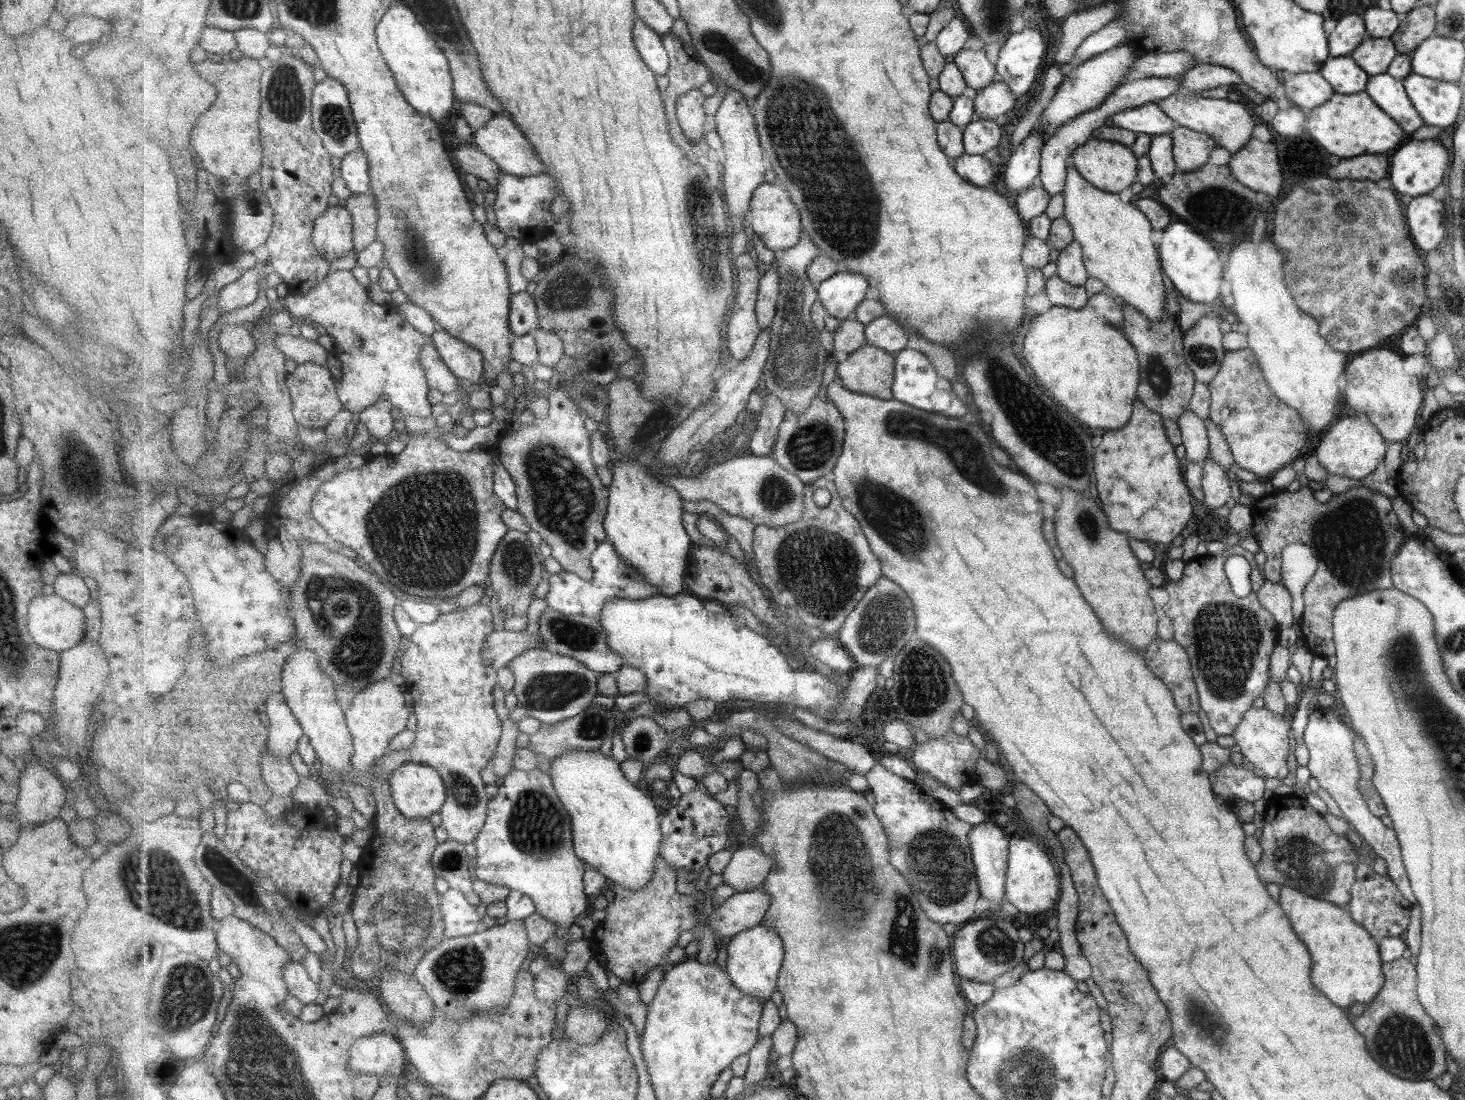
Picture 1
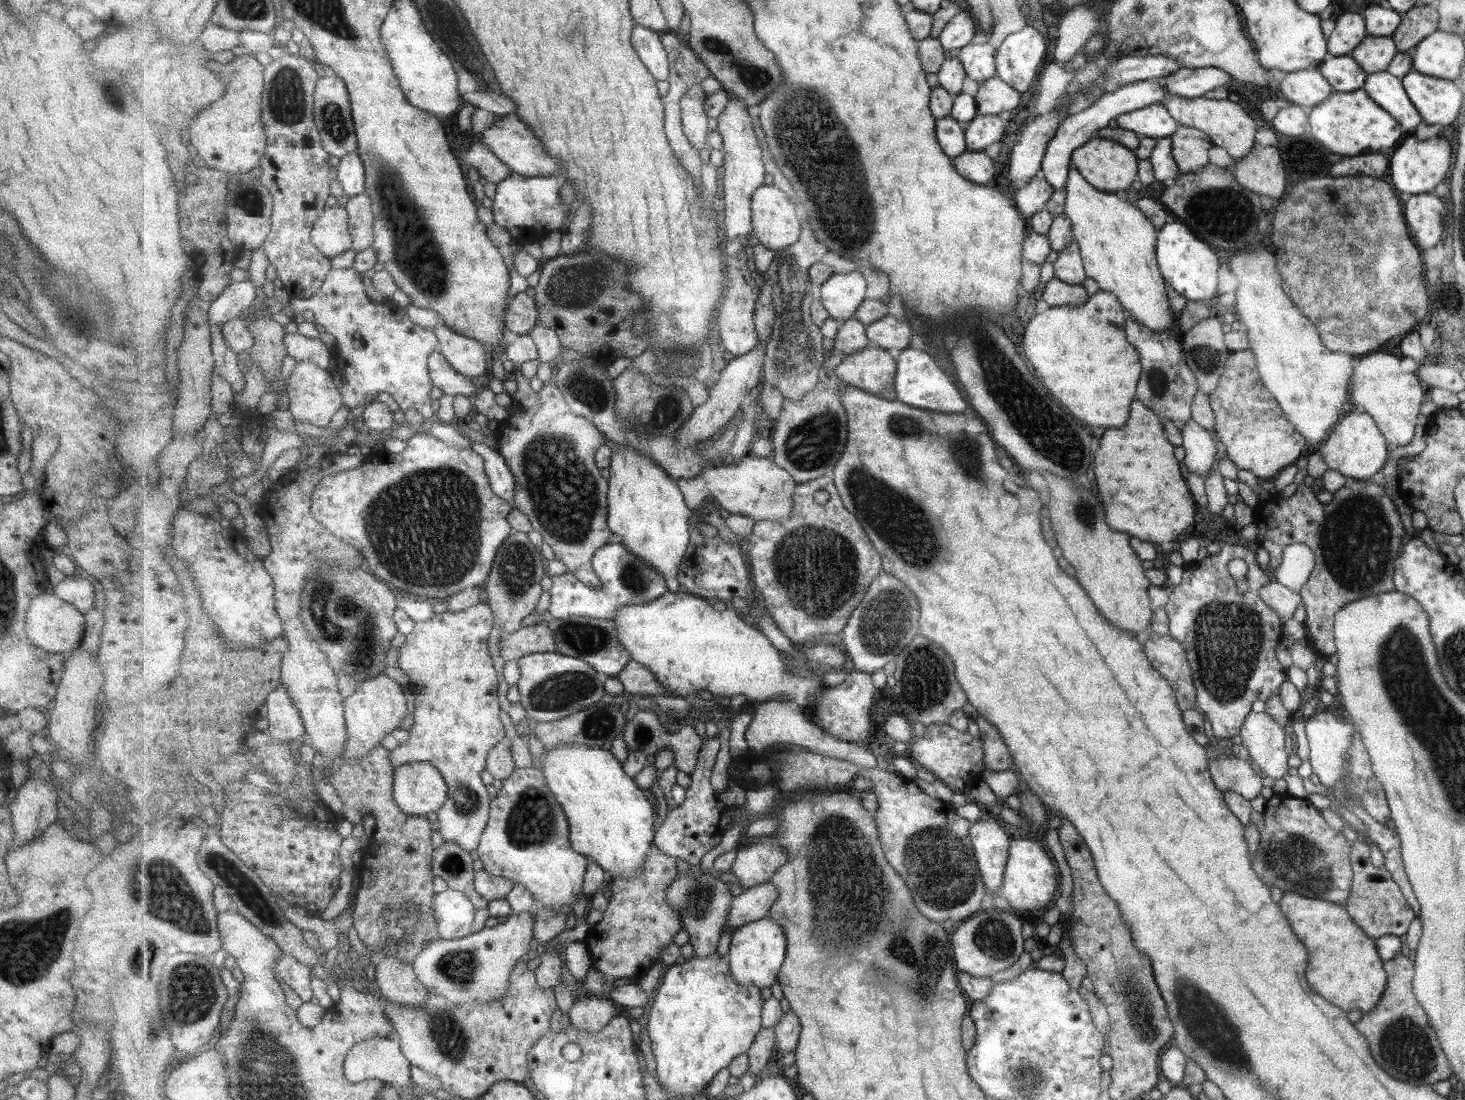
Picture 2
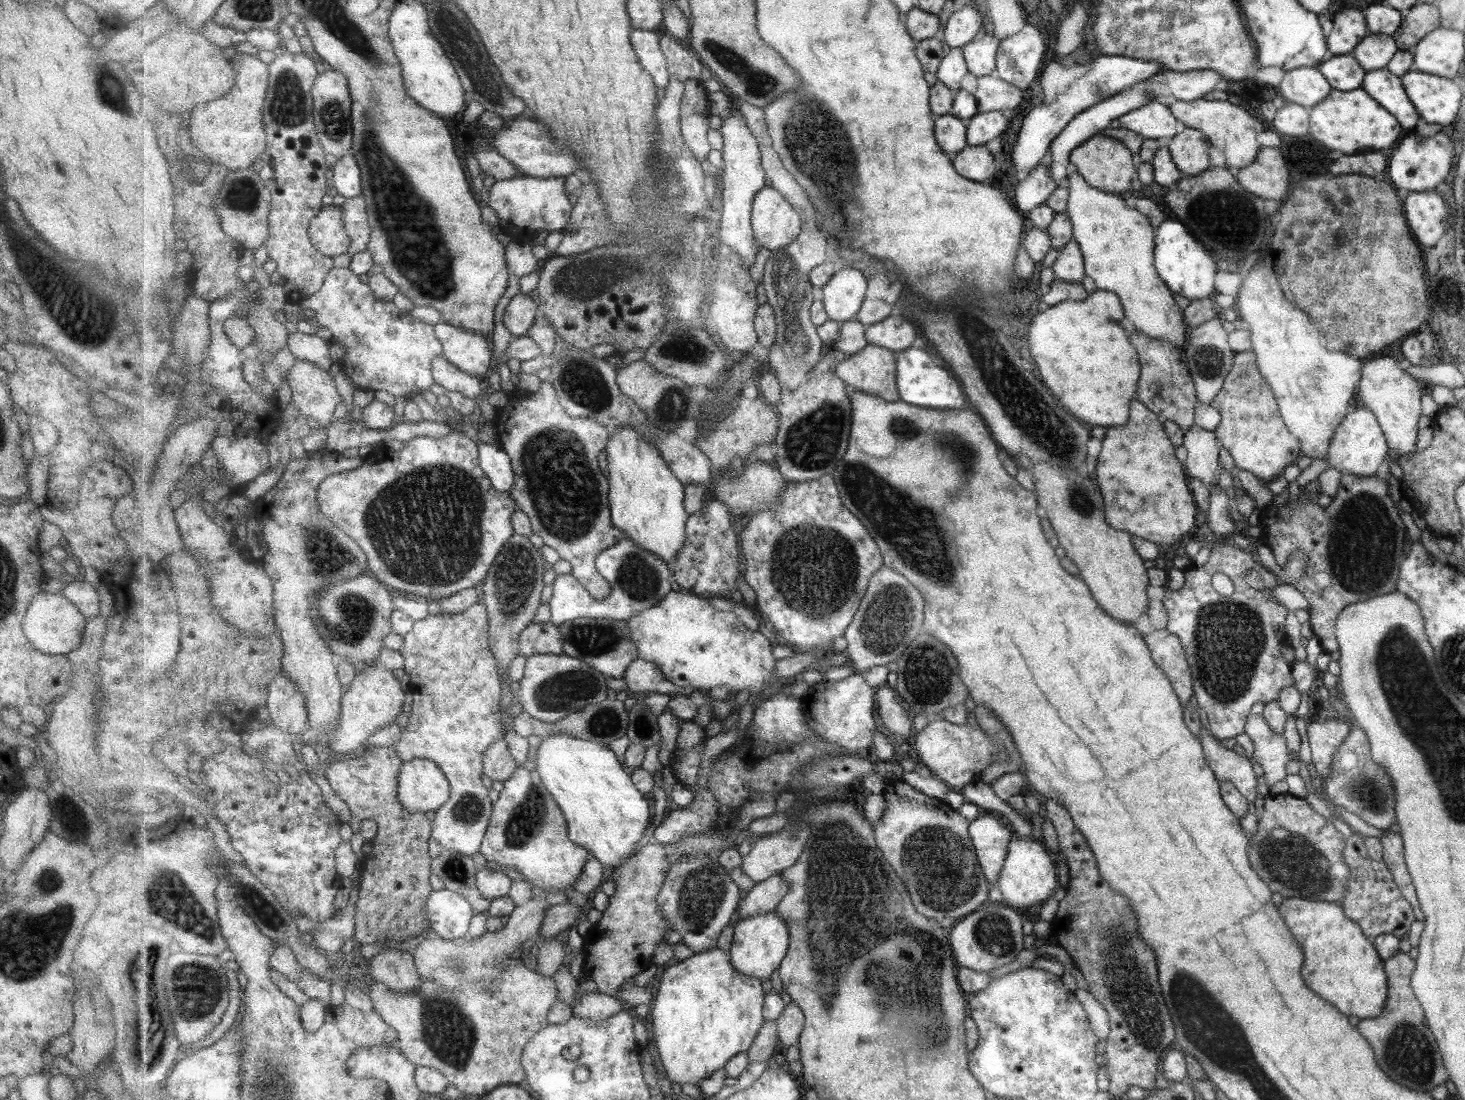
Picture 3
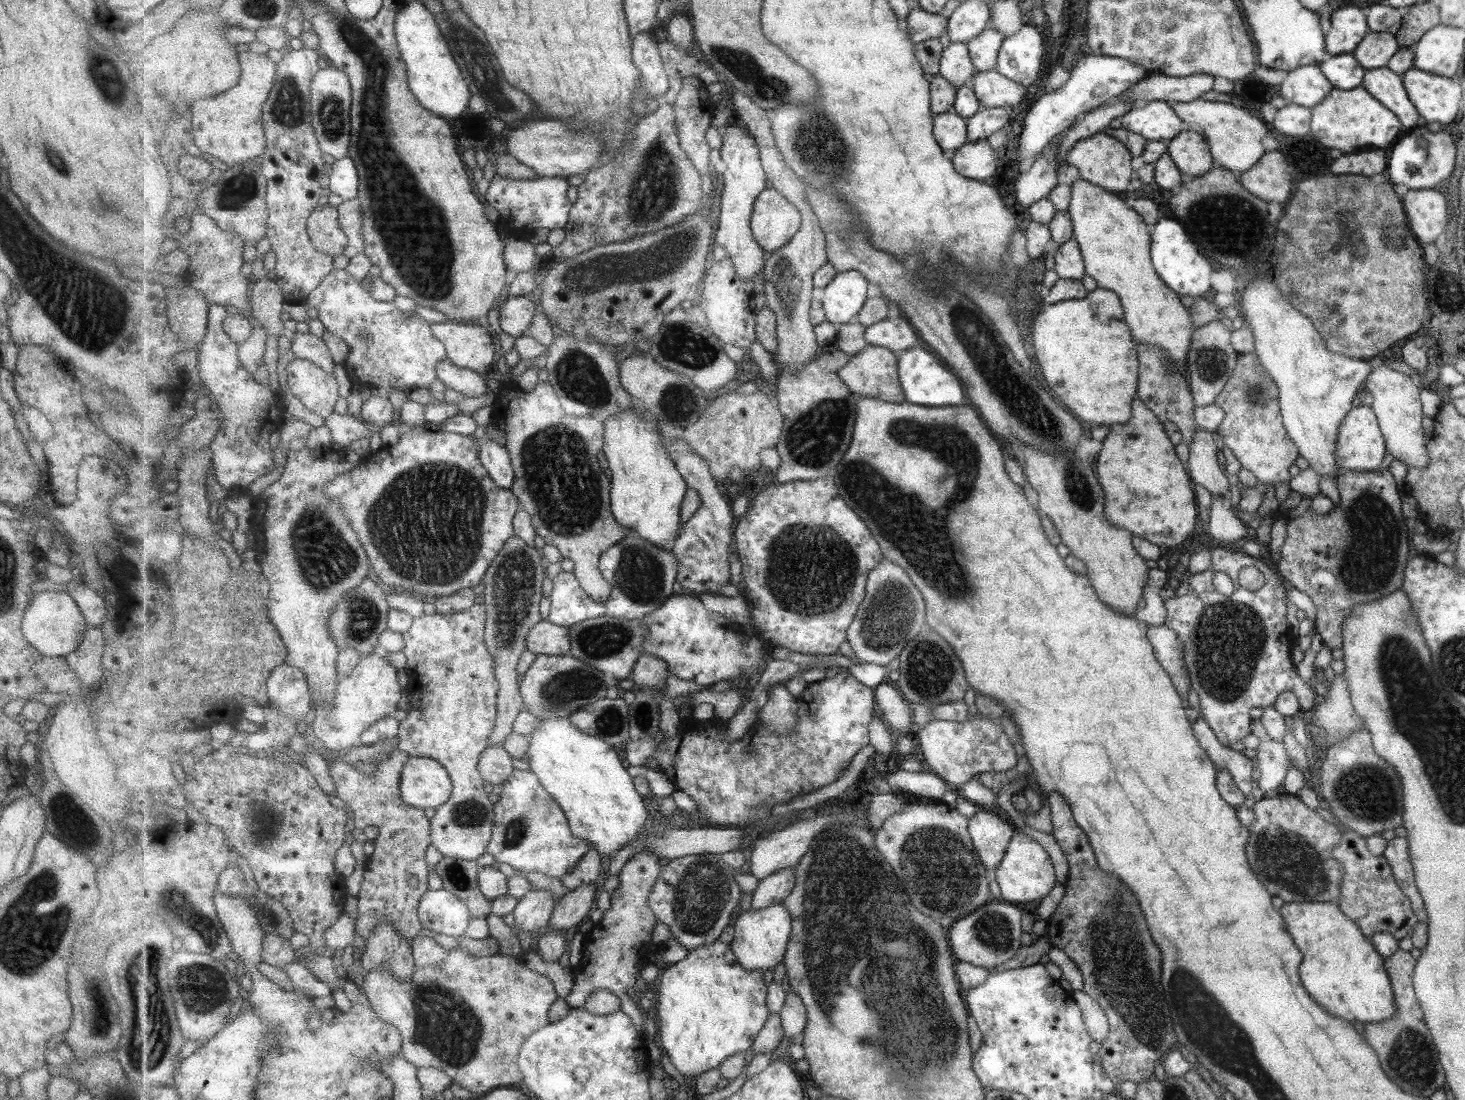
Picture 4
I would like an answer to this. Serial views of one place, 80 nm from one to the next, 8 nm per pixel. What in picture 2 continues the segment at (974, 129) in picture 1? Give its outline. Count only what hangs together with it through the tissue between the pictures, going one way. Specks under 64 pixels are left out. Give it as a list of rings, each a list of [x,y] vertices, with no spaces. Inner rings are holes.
[[[975,115],[965,127],[964,143],[966,150],[983,151],[989,144],[995,144],[1003,136],[1003,124],[997,115]]]

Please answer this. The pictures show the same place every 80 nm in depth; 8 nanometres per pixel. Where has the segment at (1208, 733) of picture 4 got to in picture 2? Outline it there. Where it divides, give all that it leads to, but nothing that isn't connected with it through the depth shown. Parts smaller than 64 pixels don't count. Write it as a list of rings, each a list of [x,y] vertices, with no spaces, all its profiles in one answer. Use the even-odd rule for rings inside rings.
[[[1209,741],[1205,748],[1214,752],[1214,756],[1209,758],[1210,779],[1220,793],[1235,792],[1248,801],[1259,796],[1262,775],[1249,761],[1223,754],[1214,749]]]

